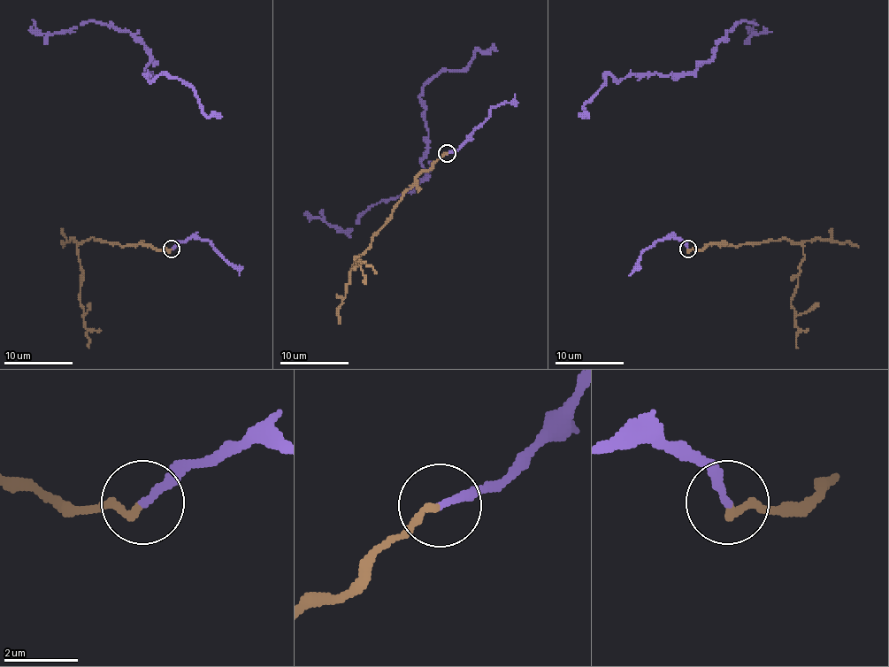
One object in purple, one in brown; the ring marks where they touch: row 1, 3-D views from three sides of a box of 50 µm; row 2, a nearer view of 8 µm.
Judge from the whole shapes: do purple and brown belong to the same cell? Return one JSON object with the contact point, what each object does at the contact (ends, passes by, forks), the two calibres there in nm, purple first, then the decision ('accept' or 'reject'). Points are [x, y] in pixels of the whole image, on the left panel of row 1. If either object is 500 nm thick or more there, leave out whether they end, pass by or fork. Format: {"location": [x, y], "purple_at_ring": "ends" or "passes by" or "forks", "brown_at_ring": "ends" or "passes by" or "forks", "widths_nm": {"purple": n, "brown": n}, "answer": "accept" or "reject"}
{"location": [172, 249], "purple_at_ring": "ends", "brown_at_ring": "ends", "widths_nm": {"purple": 200, "brown": 200}, "answer": "reject"}

